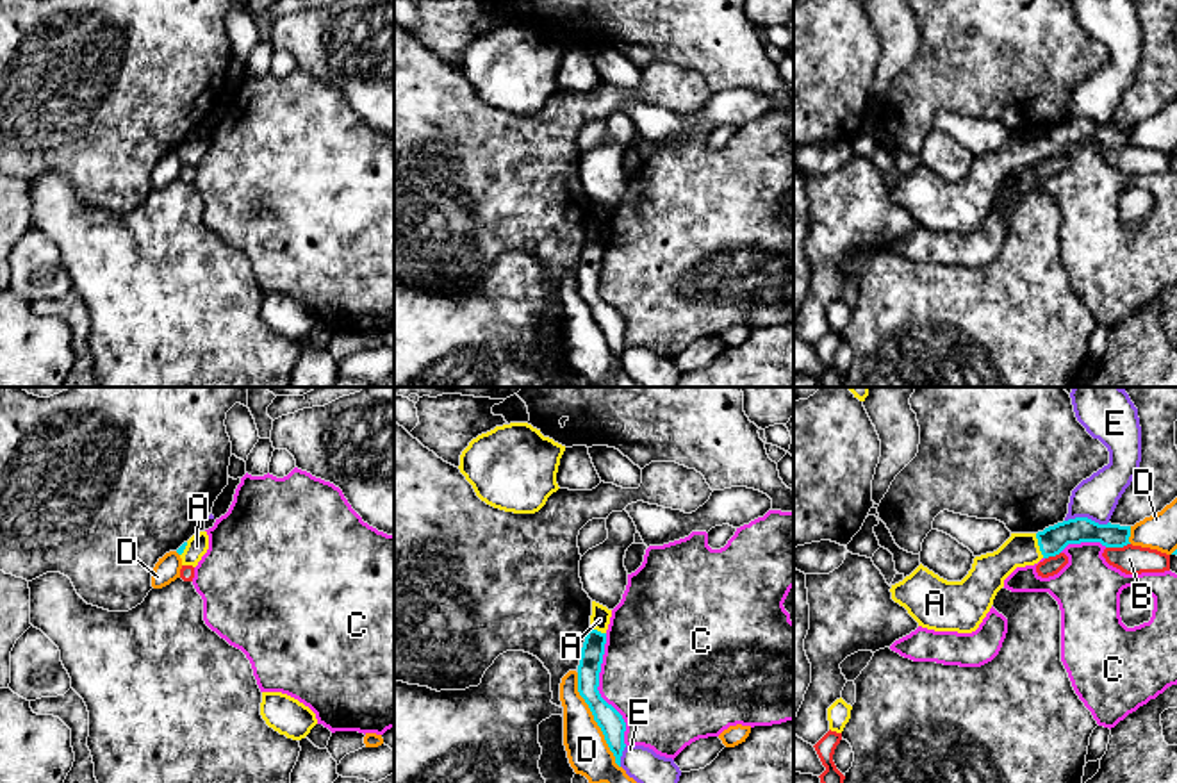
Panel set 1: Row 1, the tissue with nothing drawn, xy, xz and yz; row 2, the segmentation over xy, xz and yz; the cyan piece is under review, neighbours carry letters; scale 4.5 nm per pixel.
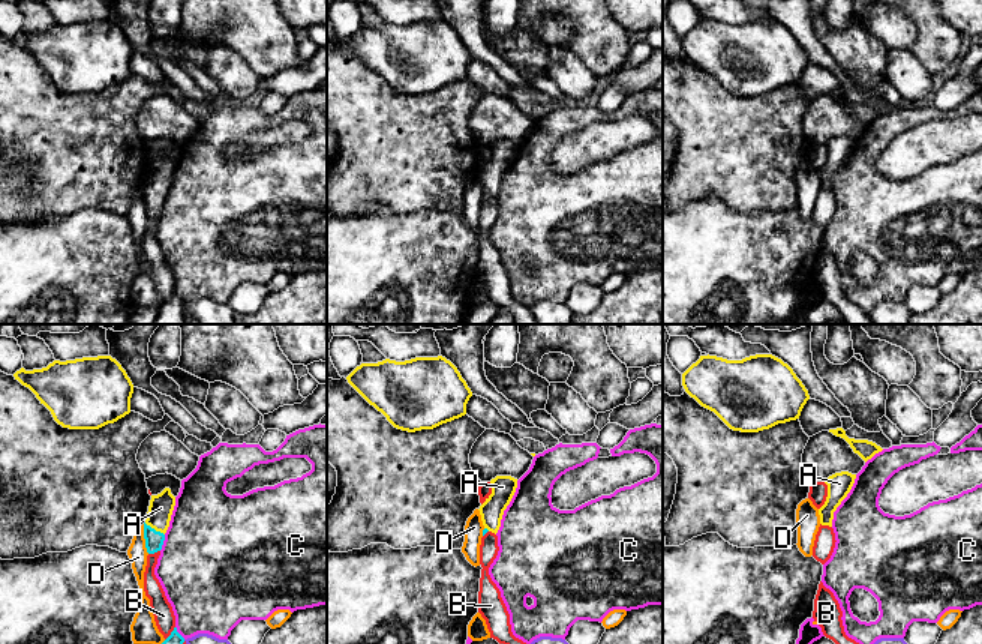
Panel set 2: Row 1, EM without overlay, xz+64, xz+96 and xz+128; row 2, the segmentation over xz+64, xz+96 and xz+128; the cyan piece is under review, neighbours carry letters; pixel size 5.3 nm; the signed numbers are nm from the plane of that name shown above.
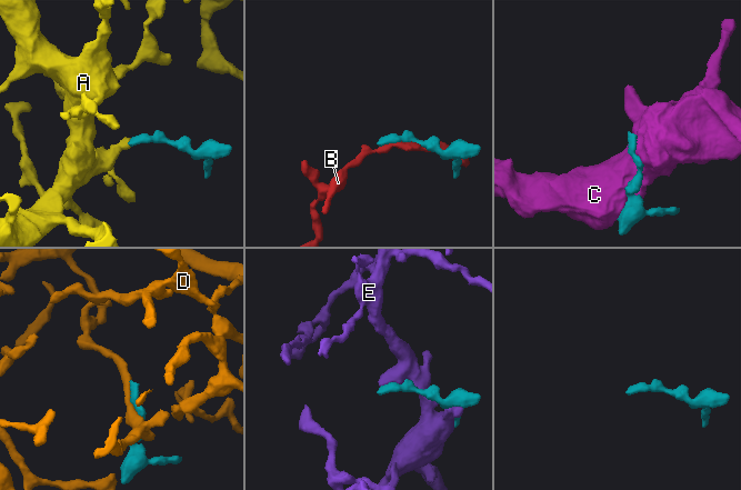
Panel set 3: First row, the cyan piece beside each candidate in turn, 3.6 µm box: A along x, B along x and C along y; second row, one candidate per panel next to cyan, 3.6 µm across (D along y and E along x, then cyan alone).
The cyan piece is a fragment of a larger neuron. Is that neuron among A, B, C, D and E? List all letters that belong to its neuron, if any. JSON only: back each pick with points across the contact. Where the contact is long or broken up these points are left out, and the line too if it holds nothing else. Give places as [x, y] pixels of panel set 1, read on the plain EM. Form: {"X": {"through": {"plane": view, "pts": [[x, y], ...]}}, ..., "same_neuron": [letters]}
{"A": {"through": {"plane": "yz", "pts": [[1054, 140], [1038, 145], [1020, 150]]}}, "same_neuron": ["A"]}

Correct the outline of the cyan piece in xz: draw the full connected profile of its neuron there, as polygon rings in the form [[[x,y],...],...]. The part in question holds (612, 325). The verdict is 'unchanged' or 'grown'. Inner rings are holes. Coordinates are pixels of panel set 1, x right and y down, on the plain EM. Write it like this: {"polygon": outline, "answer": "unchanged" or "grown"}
{"polygon": [[[592,202],[590,230],[587,232],[578,266],[578,293],[588,305],[594,321],[601,328],[605,341],[615,357],[615,364],[621,367],[621,357],[626,348],[626,323],[597,291],[610,218],[612,210]]], "answer": "grown"}

